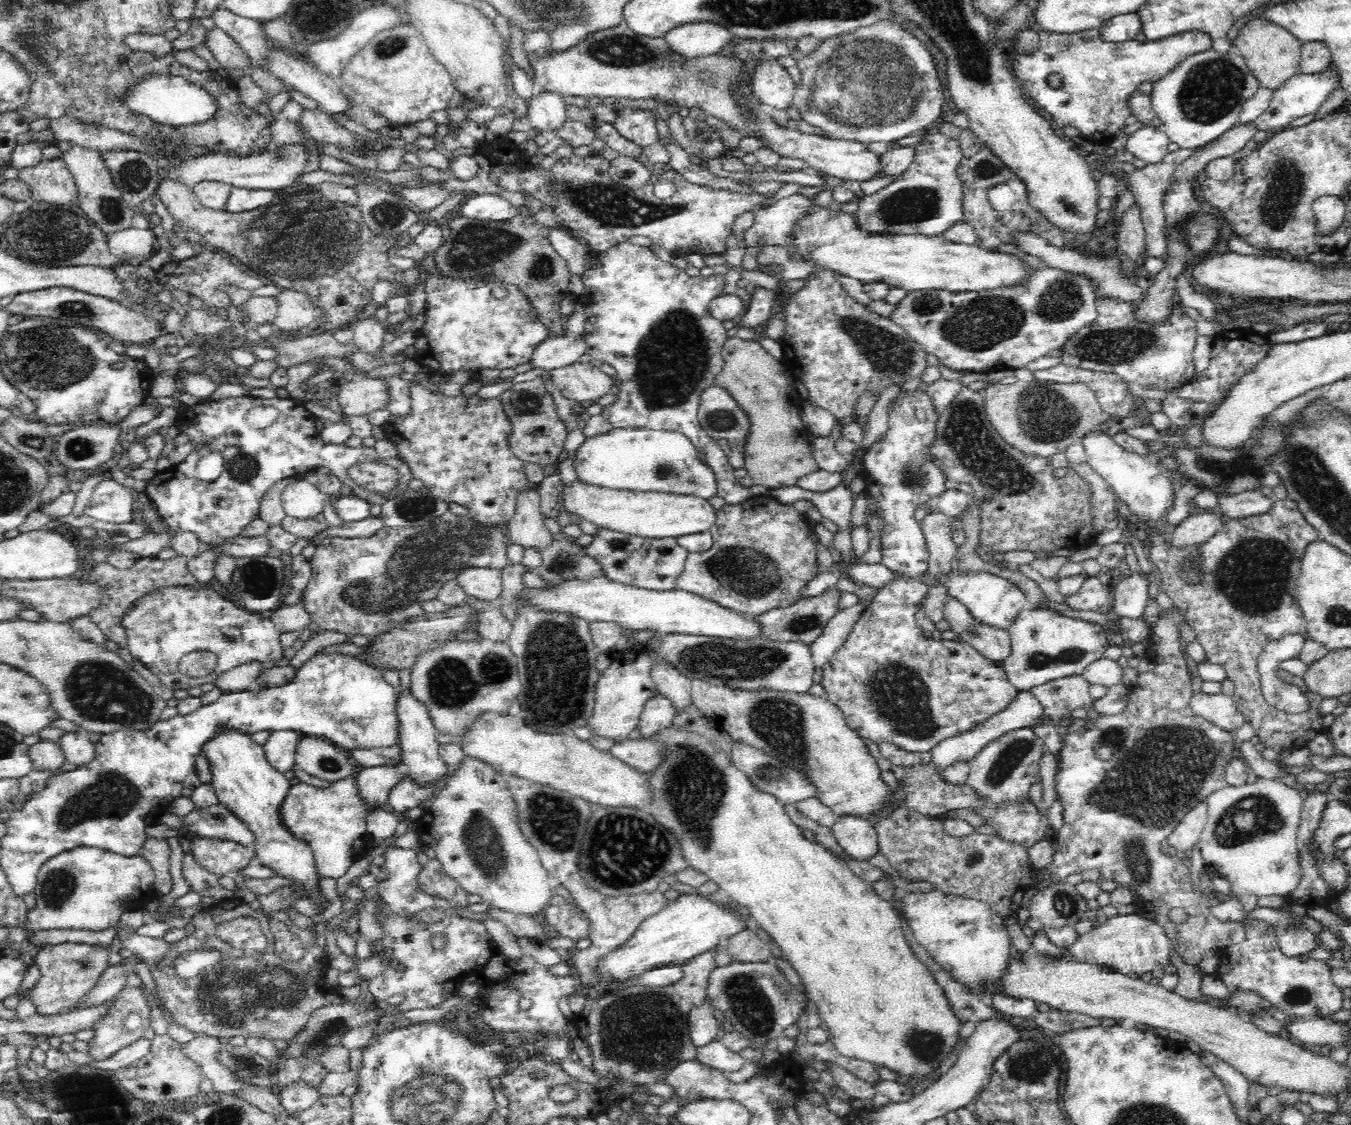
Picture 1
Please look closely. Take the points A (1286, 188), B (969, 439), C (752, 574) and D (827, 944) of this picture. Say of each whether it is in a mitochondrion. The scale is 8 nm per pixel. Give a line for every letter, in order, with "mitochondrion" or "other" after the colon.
A: mitochondrion
B: mitochondrion
C: mitochondrion
D: other

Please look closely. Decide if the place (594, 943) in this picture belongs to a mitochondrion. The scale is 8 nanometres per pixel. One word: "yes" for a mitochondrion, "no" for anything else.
no

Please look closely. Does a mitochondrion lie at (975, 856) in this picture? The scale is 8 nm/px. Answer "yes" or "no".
yes

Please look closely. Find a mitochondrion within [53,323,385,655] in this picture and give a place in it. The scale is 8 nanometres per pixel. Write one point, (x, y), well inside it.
(261, 579)

